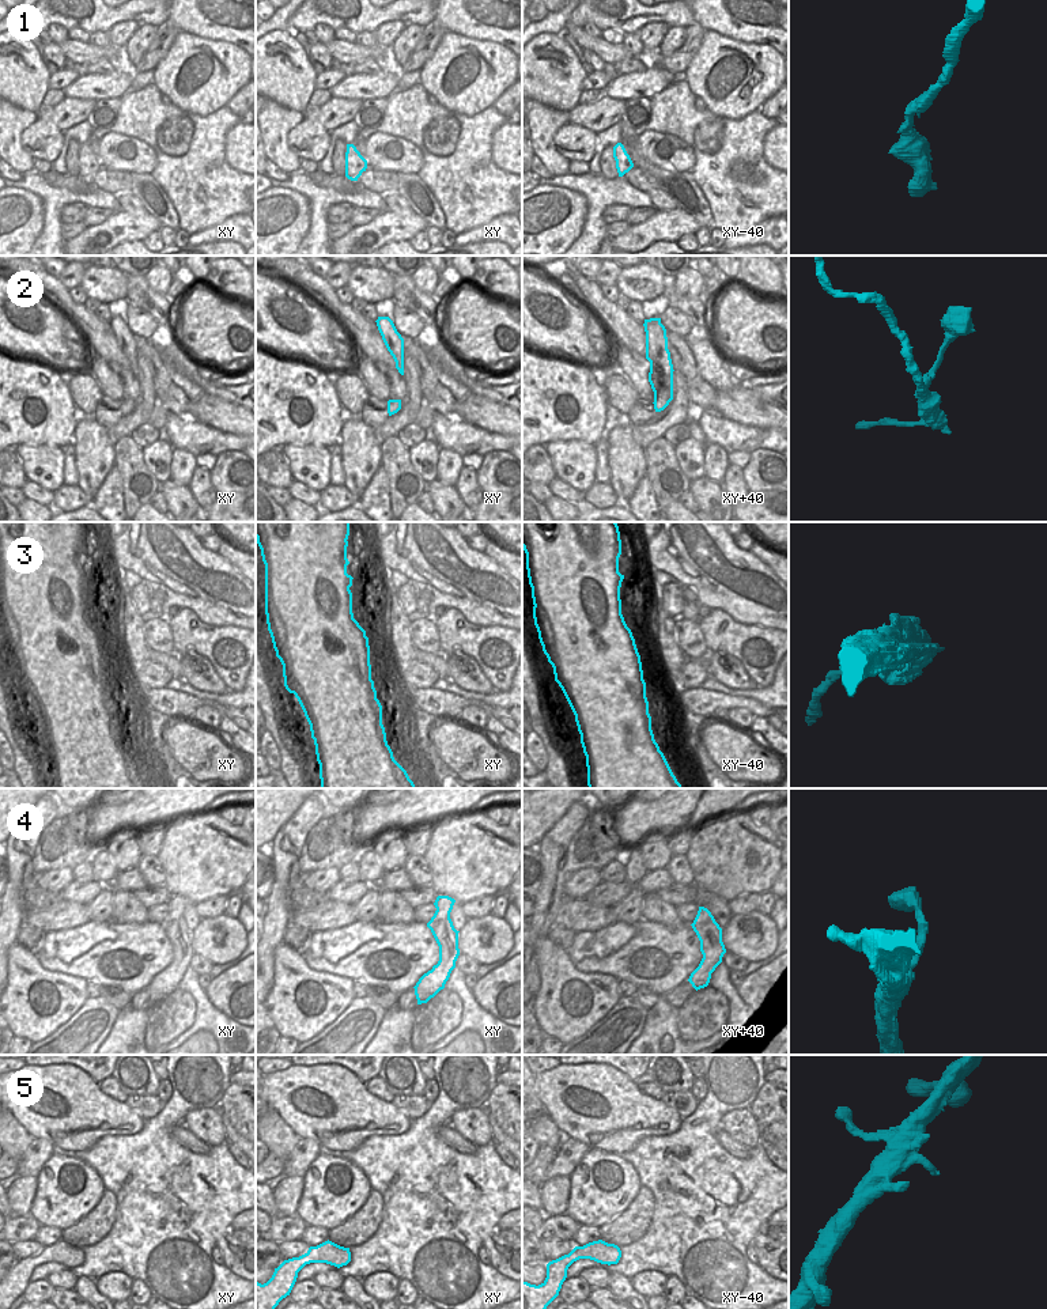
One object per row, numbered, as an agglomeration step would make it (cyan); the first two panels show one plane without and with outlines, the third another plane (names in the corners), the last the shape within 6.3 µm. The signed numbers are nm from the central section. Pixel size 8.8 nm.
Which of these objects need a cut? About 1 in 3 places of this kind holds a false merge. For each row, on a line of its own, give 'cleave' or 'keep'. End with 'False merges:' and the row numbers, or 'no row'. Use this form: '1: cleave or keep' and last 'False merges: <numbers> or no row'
1: keep
2: keep
3: cleave
4: keep
5: keep
False merges: 3

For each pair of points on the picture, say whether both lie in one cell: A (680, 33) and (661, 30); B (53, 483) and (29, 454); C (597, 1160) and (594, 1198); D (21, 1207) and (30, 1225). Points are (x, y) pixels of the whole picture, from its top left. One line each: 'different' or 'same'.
A: different
B: same
C: same
D: different

